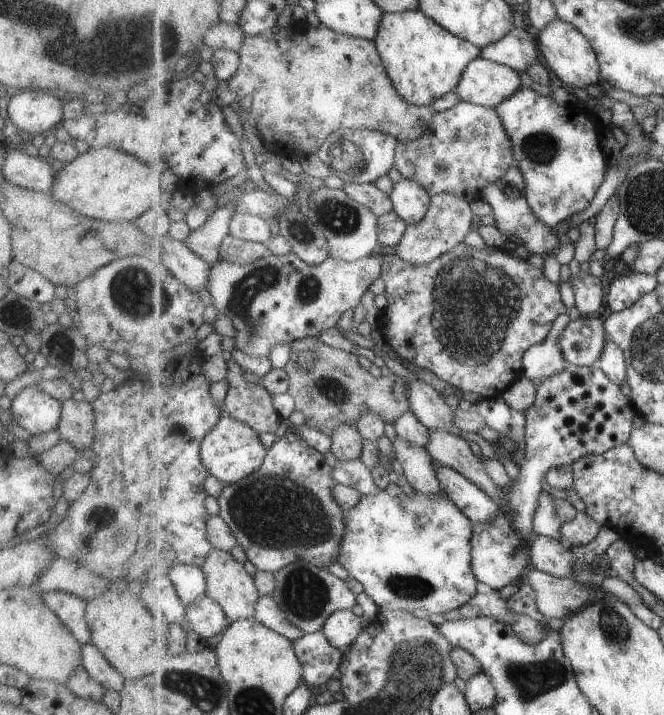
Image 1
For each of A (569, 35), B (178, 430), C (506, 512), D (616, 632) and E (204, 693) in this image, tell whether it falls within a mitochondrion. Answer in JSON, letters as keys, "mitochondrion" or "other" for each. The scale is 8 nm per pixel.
{"A":"other","B":"mitochondrion","C":"other","D":"mitochondrion","E":"mitochondrion"}

